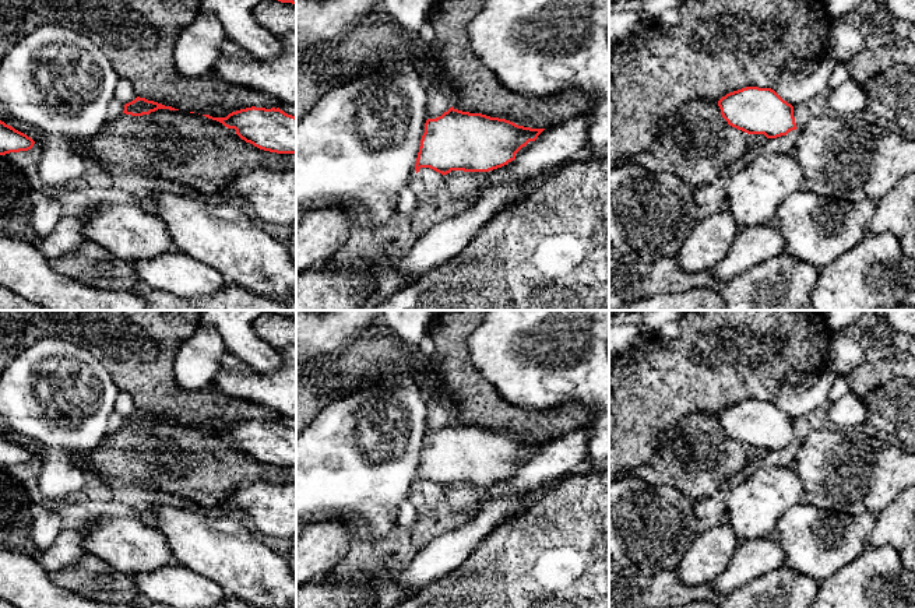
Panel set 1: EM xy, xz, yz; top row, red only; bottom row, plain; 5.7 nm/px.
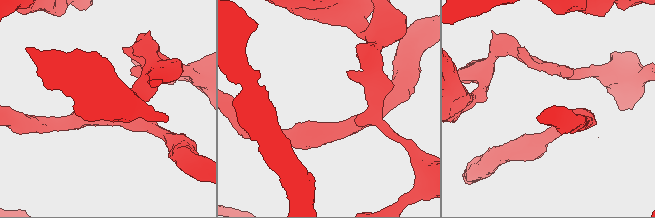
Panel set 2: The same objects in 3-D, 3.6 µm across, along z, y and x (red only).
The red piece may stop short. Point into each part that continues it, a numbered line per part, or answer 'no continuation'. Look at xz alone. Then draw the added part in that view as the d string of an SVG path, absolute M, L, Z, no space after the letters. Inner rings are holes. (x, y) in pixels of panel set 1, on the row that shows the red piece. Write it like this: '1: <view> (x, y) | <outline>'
no continuation

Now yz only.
no continuation

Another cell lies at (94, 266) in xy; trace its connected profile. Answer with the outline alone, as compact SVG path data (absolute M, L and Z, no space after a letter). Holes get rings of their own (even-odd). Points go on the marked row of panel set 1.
M85 240L73 253L50 260L49 264L59 274L92 289L136 291L145 287L131 263L91 240Z

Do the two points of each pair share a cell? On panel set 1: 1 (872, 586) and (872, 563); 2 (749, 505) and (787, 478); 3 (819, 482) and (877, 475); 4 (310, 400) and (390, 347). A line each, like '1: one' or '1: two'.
1: one
2: one
3: one
4: one

